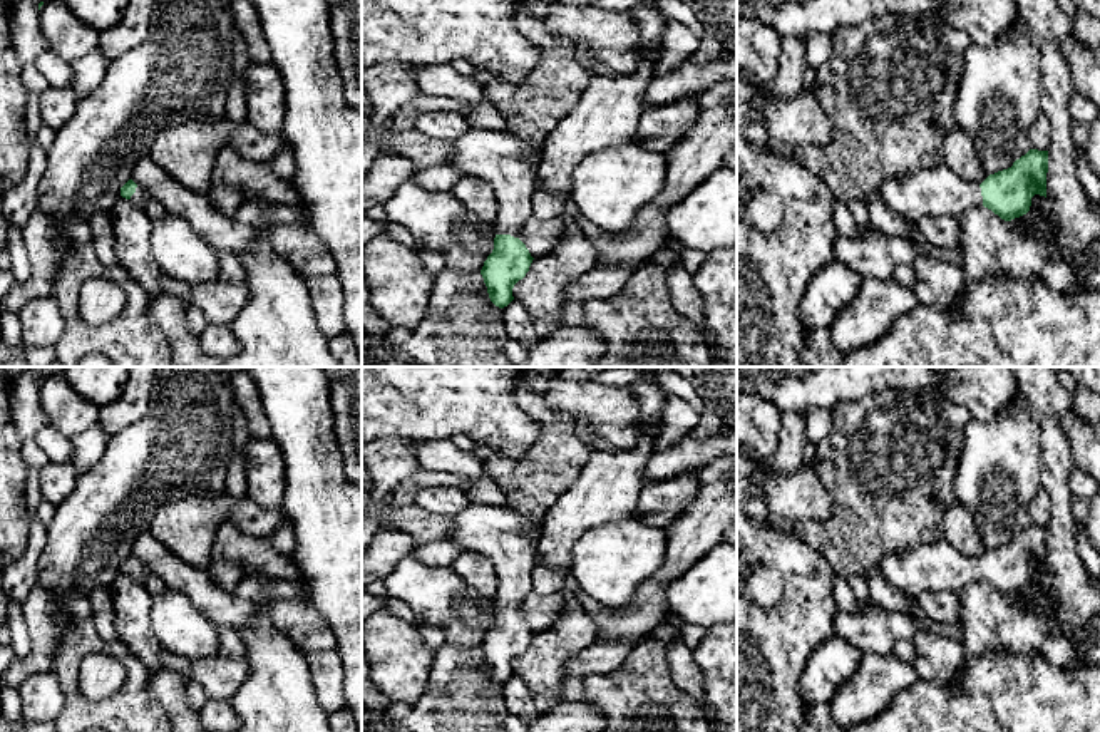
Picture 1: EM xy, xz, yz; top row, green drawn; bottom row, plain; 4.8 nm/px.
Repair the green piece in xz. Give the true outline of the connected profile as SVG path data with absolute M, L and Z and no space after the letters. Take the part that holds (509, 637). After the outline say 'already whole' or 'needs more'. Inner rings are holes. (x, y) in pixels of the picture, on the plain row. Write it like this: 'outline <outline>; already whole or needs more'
outline M469 503L450 518L450 526L450 539L464 551L487 556L499 576L494 625L481 650L491 677L504 683L514 675L512 663L526 652L534 635L517 611L532 591L541 521L519 516L507 506Z; needs more

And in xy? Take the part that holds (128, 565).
outline M132 554L121 563L121 571L134 578L137 583L144 583L151 575L151 570L144 563L139 563Z; needs more

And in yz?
outline M1030 524L1011 543L989 549L981 559L964 556L946 539L886 554L879 571L904 598L958 591L984 581L1005 596L1030 586L1035 570L1046 573L1048 526Z; needs more

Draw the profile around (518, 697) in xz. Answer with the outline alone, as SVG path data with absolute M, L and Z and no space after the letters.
M512 675L502 683L502 695L507 712L519 717L524 724L529 725L539 715L532 690L521 677Z

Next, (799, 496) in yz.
M799 466L792 474L765 474L760 484L774 518L789 523L829 521L832 499L814 467Z

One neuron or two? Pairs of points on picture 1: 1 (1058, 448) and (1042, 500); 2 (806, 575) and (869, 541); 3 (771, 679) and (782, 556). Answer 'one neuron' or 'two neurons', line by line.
1: two neurons
2: two neurons
3: one neuron

